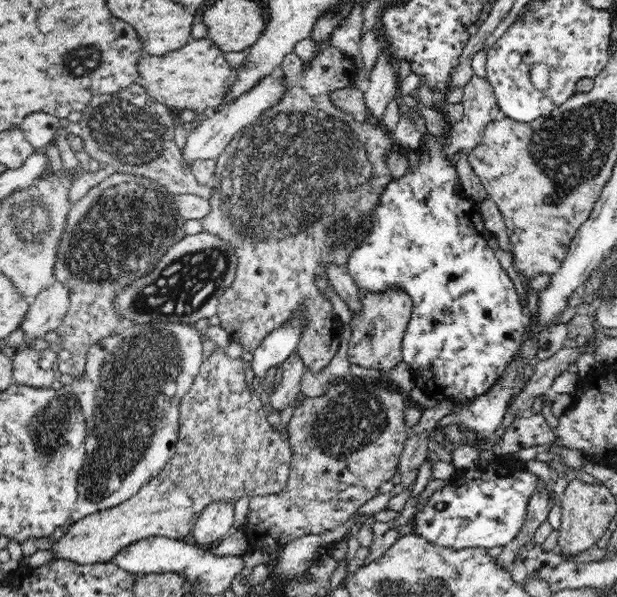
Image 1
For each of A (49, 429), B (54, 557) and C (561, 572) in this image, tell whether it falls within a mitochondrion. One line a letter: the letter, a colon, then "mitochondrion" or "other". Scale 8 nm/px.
A: mitochondrion
B: other
C: other

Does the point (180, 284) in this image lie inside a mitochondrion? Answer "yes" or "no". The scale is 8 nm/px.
yes

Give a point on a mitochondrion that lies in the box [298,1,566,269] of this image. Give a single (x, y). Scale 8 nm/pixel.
(544, 80)

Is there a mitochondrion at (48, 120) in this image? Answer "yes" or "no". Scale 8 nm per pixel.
no

